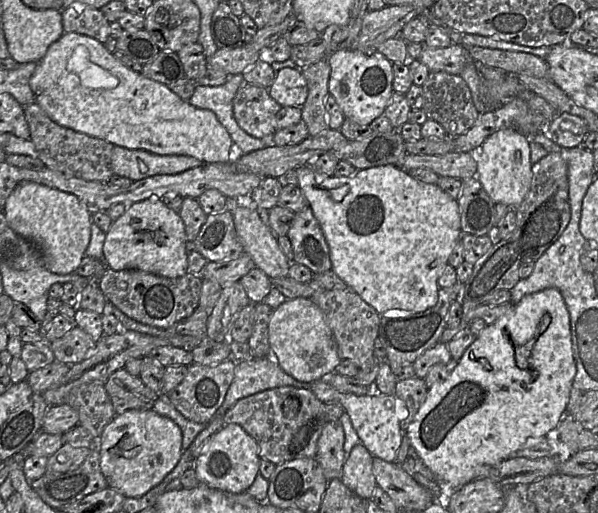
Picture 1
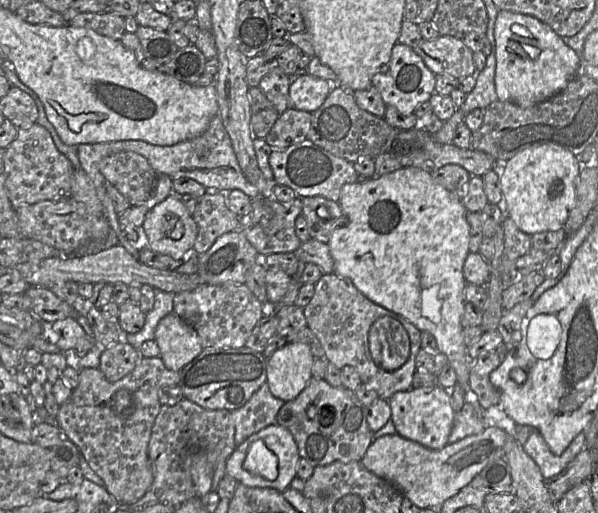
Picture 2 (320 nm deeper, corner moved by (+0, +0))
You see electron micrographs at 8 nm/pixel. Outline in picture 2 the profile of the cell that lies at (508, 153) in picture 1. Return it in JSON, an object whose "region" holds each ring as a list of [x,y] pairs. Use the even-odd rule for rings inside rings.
{"region":[[[551,144],[533,145],[500,163],[498,167],[503,192],[503,208],[521,231],[532,236],[548,230],[558,230],[564,226],[576,200],[576,179],[580,171],[577,155]]]}

